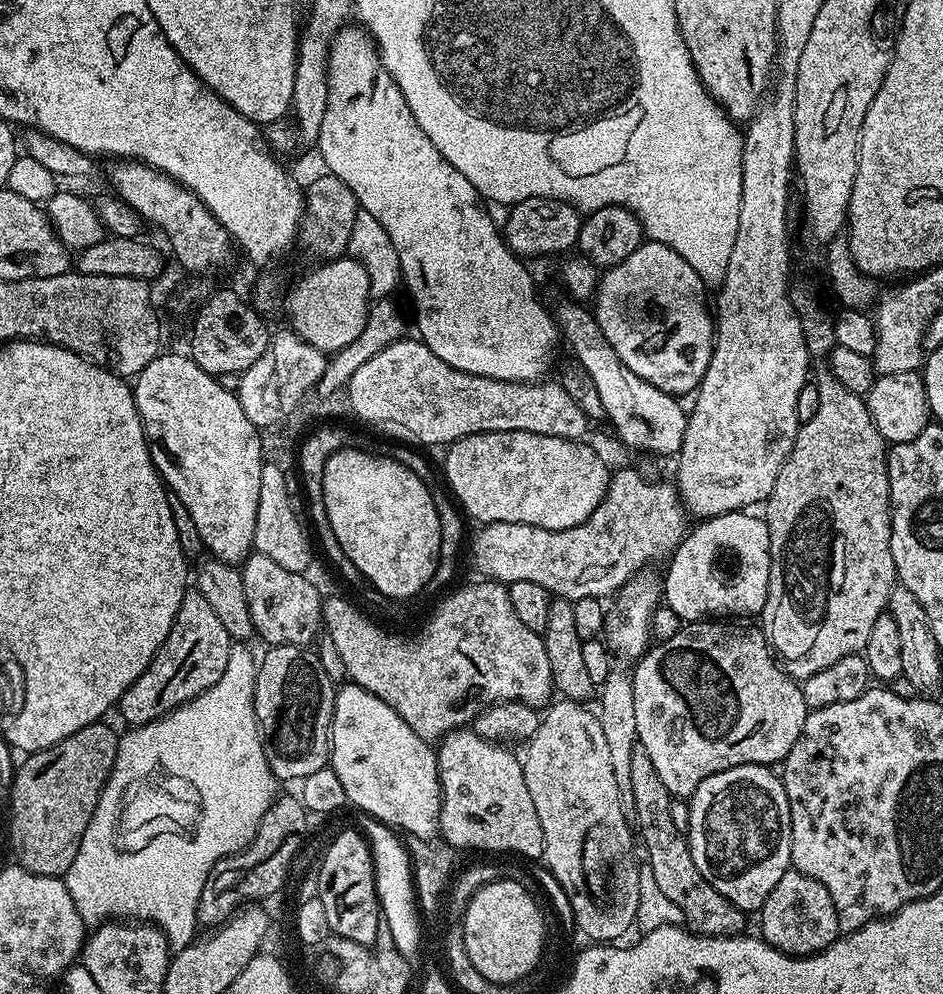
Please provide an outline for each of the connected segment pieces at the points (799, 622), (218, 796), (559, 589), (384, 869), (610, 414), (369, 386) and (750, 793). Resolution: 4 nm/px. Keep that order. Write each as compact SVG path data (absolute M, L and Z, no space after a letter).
M826 366L815 369L814 383L818 390L818 410L814 418L801 423L794 446L782 466L778 470L778 478L774 482L774 490L769 494L763 505L762 519L766 522L770 534L770 582L768 583L768 597L764 603L762 613L762 631L764 637L775 655L783 661L782 667L793 680L802 682L818 670L826 670L838 662L838 658L855 656L863 653L866 642L870 642L870 629L874 627L875 619L885 615L890 598L890 590L898 583L894 554L890 554L890 534L892 533L892 514L890 502L890 482L888 481L888 449L889 445L878 434L878 426L874 426L874 418L870 414L865 397L854 394L834 378L834 374Z
M236 646L232 650L232 661L226 662L226 670L222 670L222 676L226 676L228 671L228 684L220 684L214 682L214 686L210 686L210 690L206 690L202 694L198 694L193 700L187 700L182 706L178 706L172 712L167 712L165 716L160 719L150 722L149 724L141 724L139 726L132 726L127 729L128 733L123 733L120 736L118 742L118 754L114 758L114 766L112 767L112 773L108 775L108 780L104 784L102 794L98 798L98 806L94 810L94 814L90 818L90 826L86 826L86 834L82 834L82 842L78 846L78 854L74 858L72 863L71 872L65 872L62 879L64 884L70 890L70 898L74 898L74 906L78 906L78 914L84 920L85 925L95 926L108 921L113 918L131 918L136 922L151 922L156 925L157 928L164 931L164 935L168 937L169 941L176 942L176 940L183 941L184 936L184 920L189 922L195 921L196 911L198 910L198 898L202 894L202 886L204 885L204 879L210 874L210 870L214 865L222 859L223 856L231 856L232 853L240 851L248 845L249 842L254 838L254 834L258 830L258 826L262 822L262 818L266 814L266 810L271 806L273 800L277 799L278 781L276 775L270 770L270 766L266 762L266 754L262 750L262 742L260 741L260 735L258 734L258 726L256 725L256 715L254 714L254 682L256 681L256 665L258 663L257 657L252 657L252 652L248 649L248 646Z
M620 468L617 472L615 469L611 473L604 501L586 522L566 530L546 530L524 524L528 534L528 574L524 572L526 582L538 582L538 586L542 586L553 597L573 602L584 598L611 597L620 591L626 581L641 575L651 560L663 561L671 557L684 541L684 520L686 509L680 503L680 493L671 483L659 484L656 480L643 480L632 468Z
M361 813L359 815L360 825L359 829L368 841L369 848L372 852L372 861L375 863L375 890L379 896L379 904L381 915L388 920L388 927L392 932L392 939L396 948L400 950L400 954L407 960L407 962L414 964L420 956L420 912L418 909L416 887L414 884L414 874L412 869L412 862L410 854L406 849L403 841L396 838L397 833L387 824L381 823L373 816Z
M564 298L554 315L563 343L572 347L571 355L582 366L586 366L586 374L590 374L590 382L594 382L594 390L598 390L598 398L602 398L602 410L606 420L612 423L616 436L628 448L636 452L653 452L656 456L675 457L682 446L682 438L686 434L688 412L681 401L669 392L658 390L658 386L650 386L618 354L614 354L614 346L606 342L606 334L602 334L602 326L598 326L596 313L591 307L571 298Z
M419 338L395 340L386 350L378 350L370 362L358 366L354 370L354 378L350 378L346 389L348 404L352 412L364 424L369 424L376 432L389 436L392 440L400 440L404 446L424 446L420 444L441 444L447 446L456 440L473 436L479 432L505 432L506 430L526 430L530 434L550 434L550 438L566 438L567 440L584 440L587 437L588 417L566 394L559 382L521 382L518 380L495 380L489 376L466 374L462 370L454 370L454 366L446 366L434 350L430 350Z
M743 764L730 770L722 770L718 774L710 774L702 782L698 782L698 790L688 800L690 822L687 837L690 846L690 858L694 858L694 866L734 906L738 906L746 914L759 913L766 902L770 890L778 886L778 878L790 870L792 863L792 831L790 830L790 802L786 798L783 779L776 776L771 767L763 764Z

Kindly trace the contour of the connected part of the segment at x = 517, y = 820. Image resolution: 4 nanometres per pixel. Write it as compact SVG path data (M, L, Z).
M465 726L449 732L443 740L439 741L436 748L436 761L438 762L438 774L440 775L440 831L445 845L453 849L477 848L480 852L517 852L520 856L525 856L528 860L539 861L544 854L544 839L542 838L542 822L538 822L538 810L534 810L534 801L530 798L530 790L526 790L526 778L524 777L523 763L507 747L494 744L491 740L482 738L477 732L473 732L471 727Z

